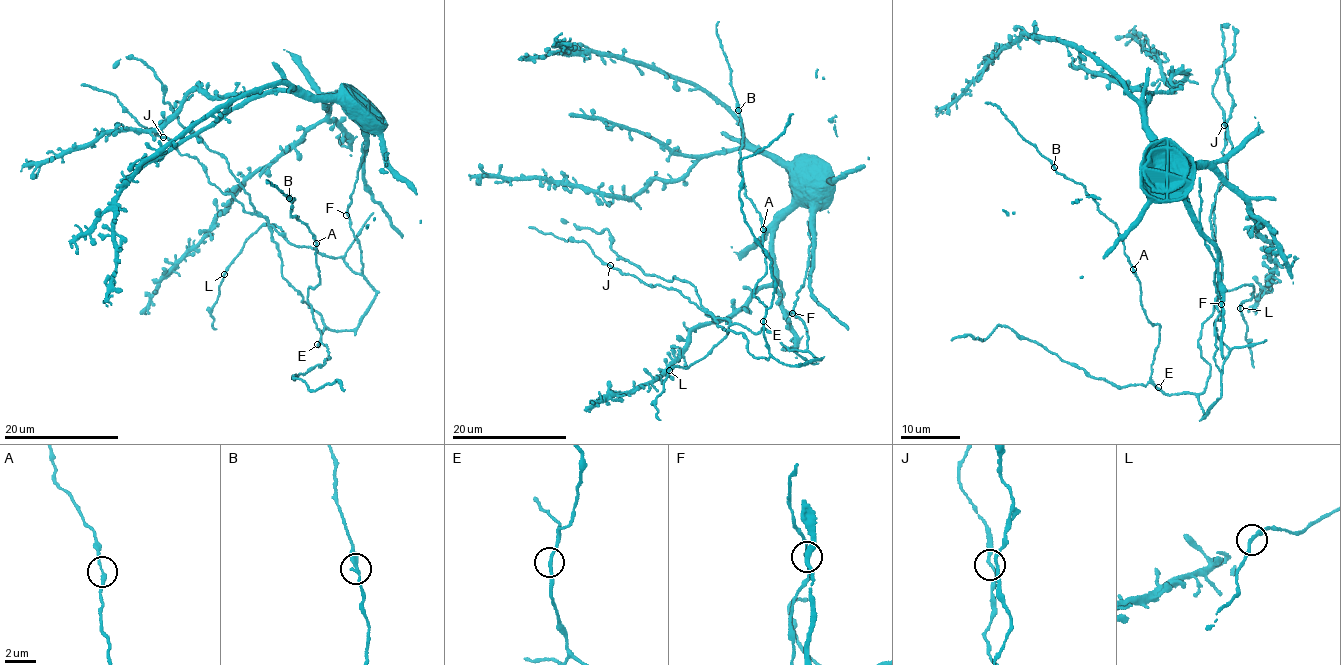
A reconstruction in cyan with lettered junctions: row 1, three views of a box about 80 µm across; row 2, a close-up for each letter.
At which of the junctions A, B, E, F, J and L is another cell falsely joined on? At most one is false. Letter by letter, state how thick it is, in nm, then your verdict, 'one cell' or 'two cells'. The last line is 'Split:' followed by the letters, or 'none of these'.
A: 240 nm thick; one cell
B: 240 nm thick; one cell
E: 200 nm thick; one cell
F: 190 nm thick; one cell
J: 180 nm thick; one cell
L: 190 nm thick; one cell
Split: none of these

